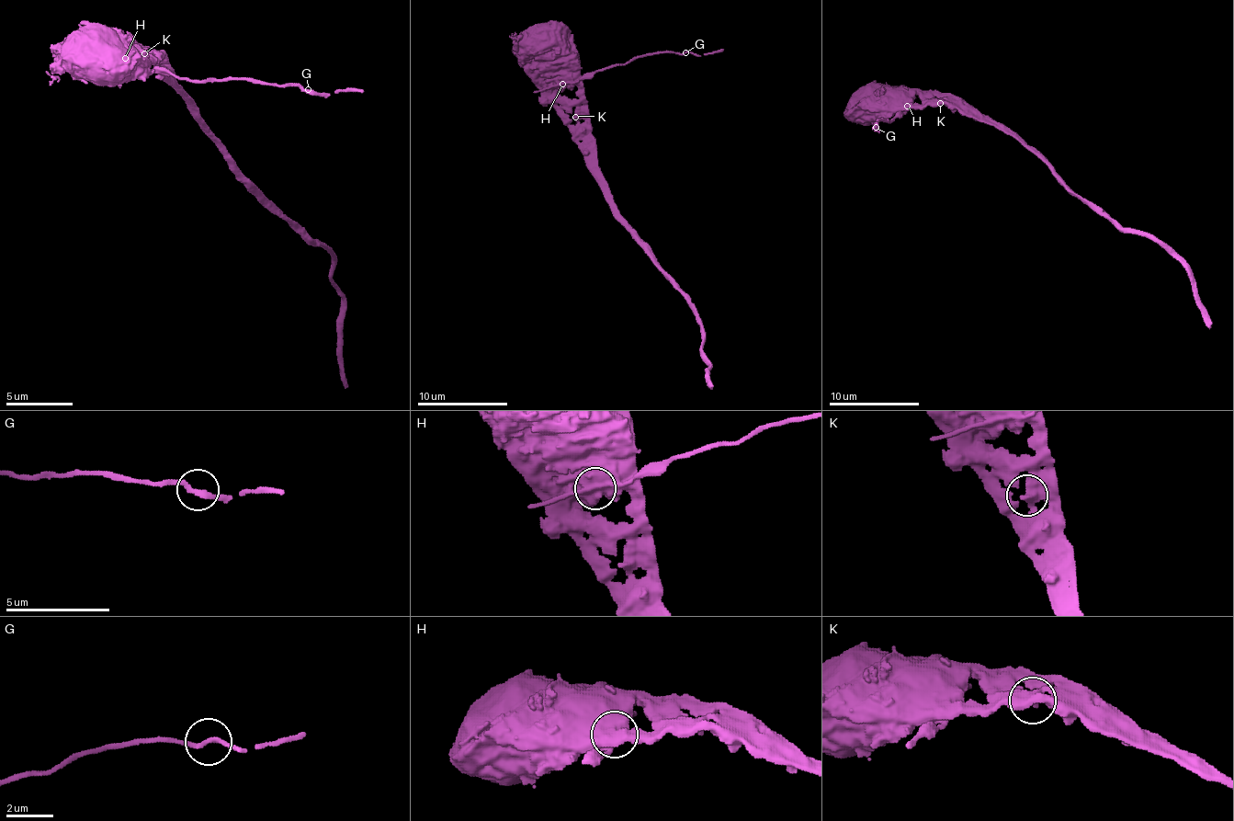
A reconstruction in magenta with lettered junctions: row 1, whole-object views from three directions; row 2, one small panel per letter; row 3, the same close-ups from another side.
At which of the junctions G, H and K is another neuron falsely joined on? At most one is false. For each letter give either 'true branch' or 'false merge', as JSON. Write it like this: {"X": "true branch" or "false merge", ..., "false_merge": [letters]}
{"G": "true branch", "H": "false merge", "K": "true branch", "false_merge": ["H"]}

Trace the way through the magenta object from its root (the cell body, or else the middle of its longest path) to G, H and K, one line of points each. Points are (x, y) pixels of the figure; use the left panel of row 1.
G: (107, 57), (104, 53), (110, 43), (127, 40), (154, 67), (164, 67), (177, 77), (299, 84), (309, 90)
H: (107, 57), (104, 47), (100, 50), (104, 57), (124, 57)
K: (107, 57), (104, 47), (100, 50), (104, 57), (137, 57), (141, 53), (144, 57), (144, 53)

